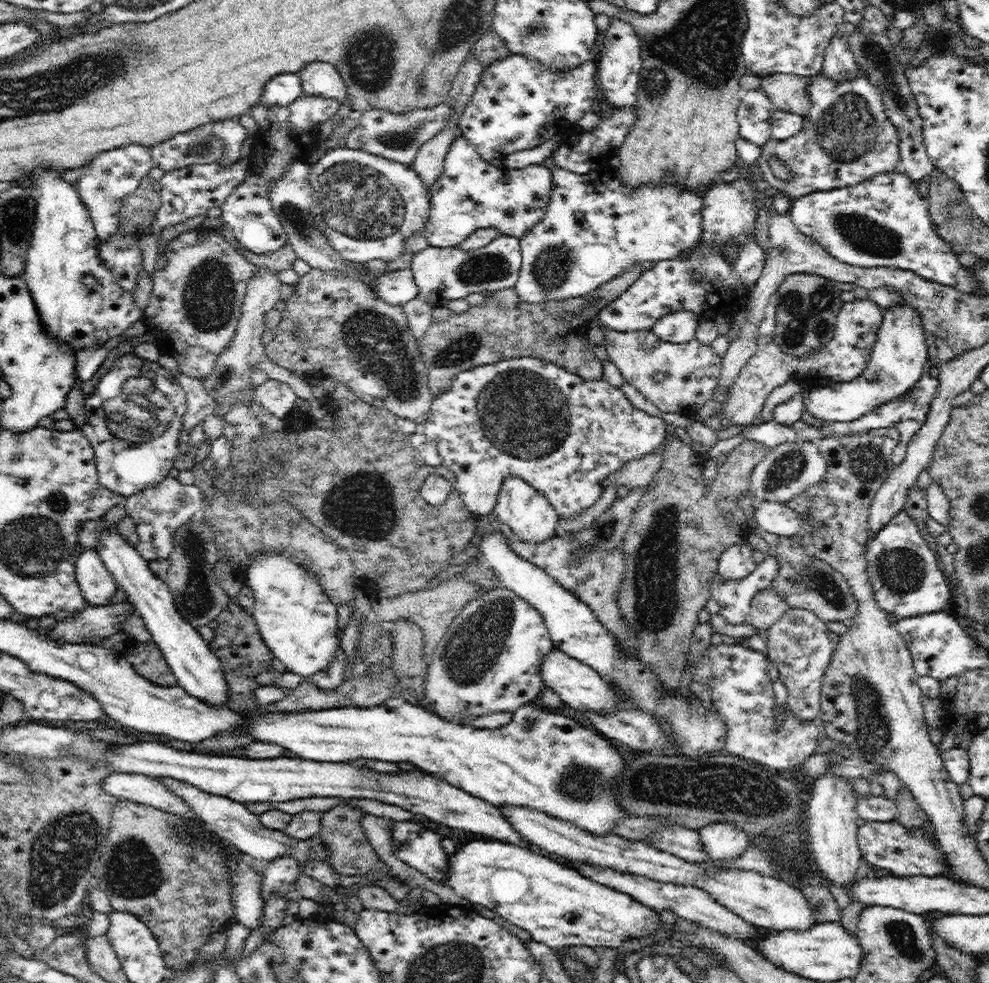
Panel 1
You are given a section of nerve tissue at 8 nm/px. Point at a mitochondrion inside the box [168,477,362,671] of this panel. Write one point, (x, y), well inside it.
(195, 592)

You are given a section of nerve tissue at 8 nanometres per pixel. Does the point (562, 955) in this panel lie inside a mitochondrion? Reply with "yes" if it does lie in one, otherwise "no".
no

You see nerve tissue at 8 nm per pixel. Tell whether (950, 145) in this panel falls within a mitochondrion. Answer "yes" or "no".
no

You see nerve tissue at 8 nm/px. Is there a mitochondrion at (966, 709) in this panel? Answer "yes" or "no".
no

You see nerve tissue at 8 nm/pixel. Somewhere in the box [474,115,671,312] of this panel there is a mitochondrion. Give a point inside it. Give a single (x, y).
(553, 264)

